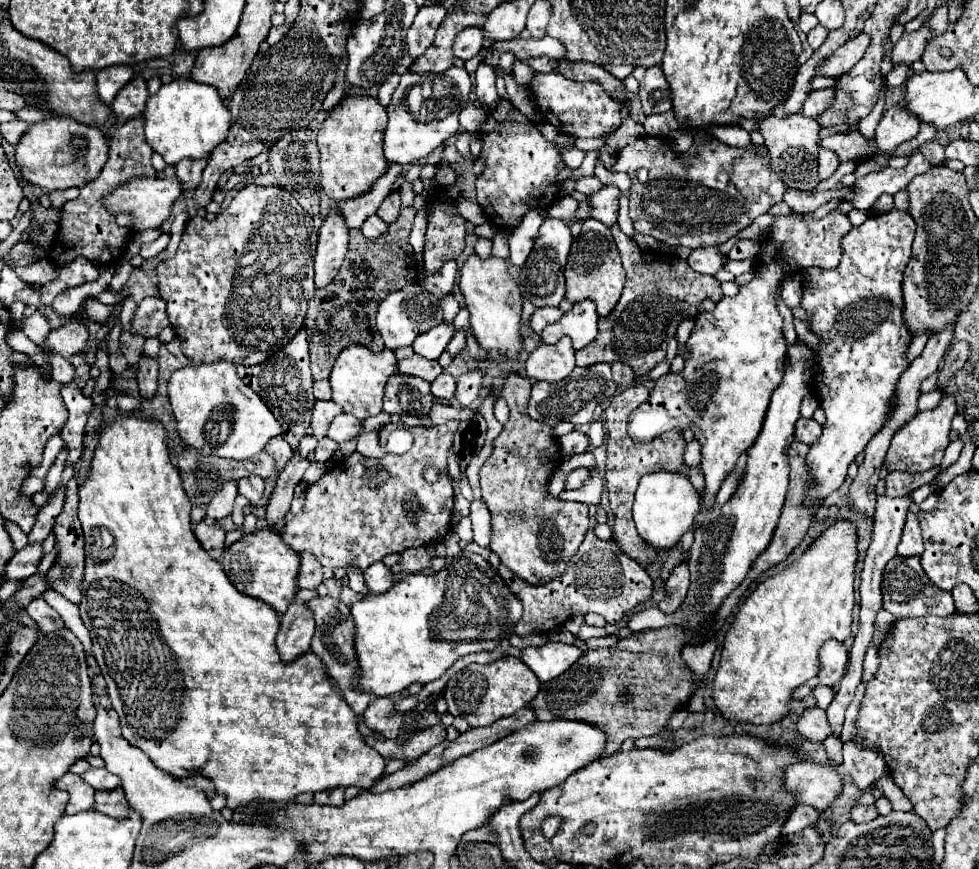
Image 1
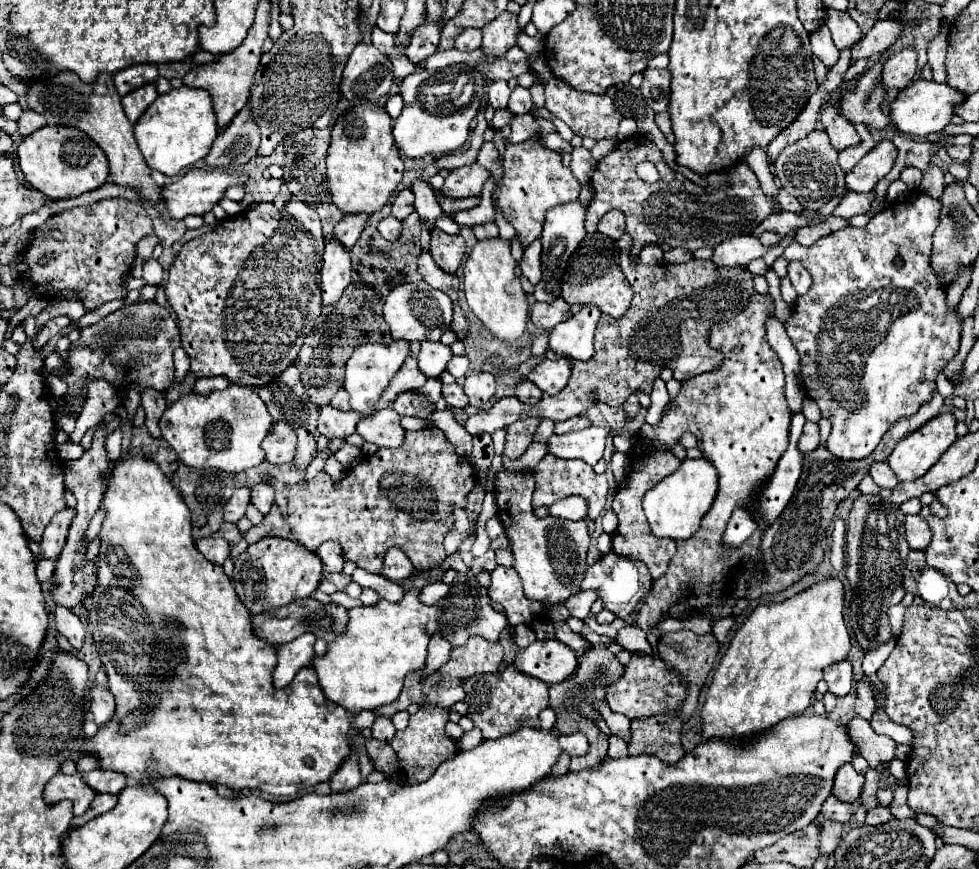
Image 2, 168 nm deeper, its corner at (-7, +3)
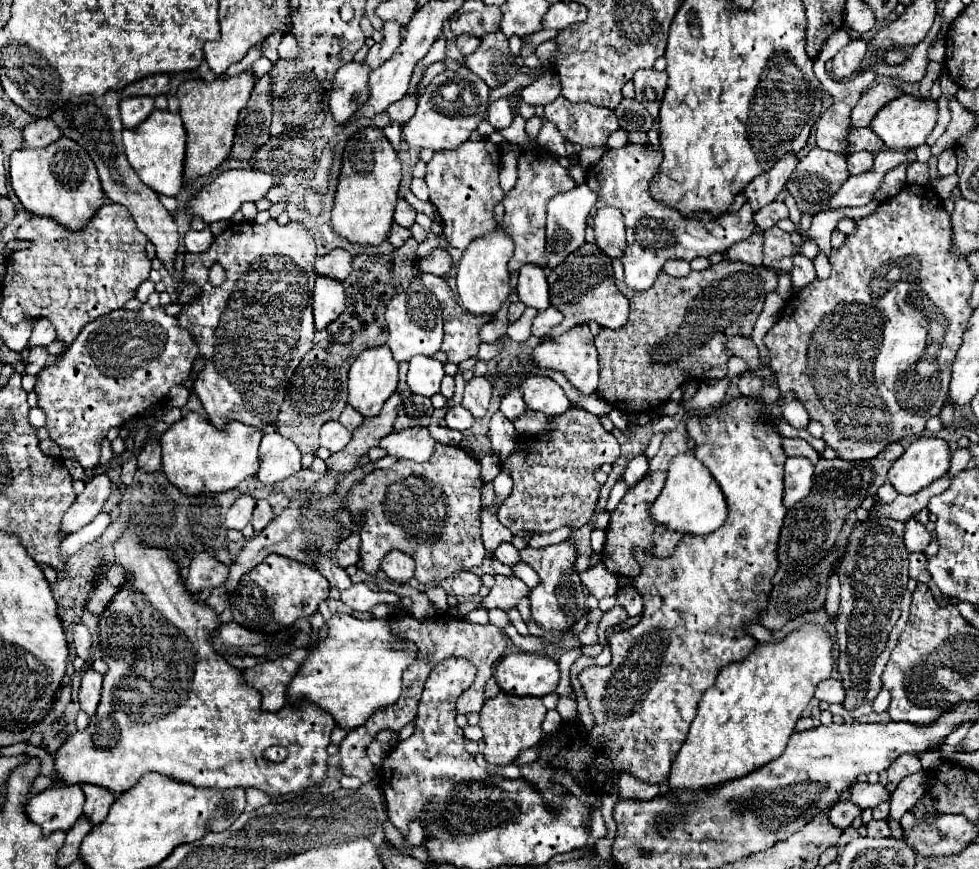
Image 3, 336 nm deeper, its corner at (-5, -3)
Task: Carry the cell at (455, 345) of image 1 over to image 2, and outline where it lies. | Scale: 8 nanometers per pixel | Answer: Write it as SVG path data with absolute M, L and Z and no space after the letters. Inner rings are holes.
M454 356L450 362L448 362L448 366L446 366L446 370L456 378L456 380L460 380L460 378L464 378L464 374L466 374L466 370L468 370L468 358L466 356Z

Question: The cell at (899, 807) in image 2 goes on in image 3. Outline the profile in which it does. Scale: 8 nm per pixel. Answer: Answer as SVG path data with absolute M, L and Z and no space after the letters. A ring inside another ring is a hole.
M924 770L906 776L896 786L896 790L892 792L892 798L890 798L890 816L892 818L900 818L904 812L908 812L908 808L912 808L923 796L928 787L927 782L928 778L926 778Z

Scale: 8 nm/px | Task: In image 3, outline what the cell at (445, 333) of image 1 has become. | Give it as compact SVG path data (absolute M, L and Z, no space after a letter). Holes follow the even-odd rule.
M414 356L410 362L410 370L408 370L408 386L412 394L420 394L420 396L434 396L436 392L440 392L440 382L444 378L444 364L428 358L428 356Z

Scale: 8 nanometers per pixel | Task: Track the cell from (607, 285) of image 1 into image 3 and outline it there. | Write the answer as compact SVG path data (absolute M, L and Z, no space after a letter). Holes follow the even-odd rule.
M584 244L576 252L572 252L562 264L558 264L548 274L548 286L550 286L550 302L564 314L564 322L556 326L550 336L564 334L576 324L584 322L598 322L600 326L618 330L628 320L628 304L622 292L618 292L614 284L614 270L610 258L596 246L596 244Z

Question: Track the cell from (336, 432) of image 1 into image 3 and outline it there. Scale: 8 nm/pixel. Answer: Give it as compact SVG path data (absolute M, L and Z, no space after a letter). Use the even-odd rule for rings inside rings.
M408 428L402 432L392 430L388 436L384 436L378 442L378 448L382 448L388 456L396 458L408 458L416 462L426 462L434 448L434 438L430 436L428 428Z

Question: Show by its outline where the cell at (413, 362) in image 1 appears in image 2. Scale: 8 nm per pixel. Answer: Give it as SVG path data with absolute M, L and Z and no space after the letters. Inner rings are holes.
M406 358L404 366L396 372L396 376L392 378L392 382L386 386L384 394L380 396L380 400L376 402L376 410L382 410L382 408L388 408L396 398L398 394L402 392L410 392L410 390L416 390L420 386L424 386L428 378L424 378L416 366L416 358Z

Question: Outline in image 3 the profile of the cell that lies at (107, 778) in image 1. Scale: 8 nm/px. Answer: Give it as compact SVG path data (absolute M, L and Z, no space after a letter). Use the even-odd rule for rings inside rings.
M82 784L82 790L84 790L84 794L86 794L84 816L88 816L94 824L100 824L100 822L106 818L110 806L112 806L114 800L116 800L114 792L104 790L104 788L98 788L98 786L94 786L94 784L92 784L92 786L90 786L90 784Z

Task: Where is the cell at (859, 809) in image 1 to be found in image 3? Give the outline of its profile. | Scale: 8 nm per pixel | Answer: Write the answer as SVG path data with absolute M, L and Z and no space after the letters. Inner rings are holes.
M870 820L866 824L868 828L868 836L870 838L882 838L882 836L890 836L890 826L886 820Z

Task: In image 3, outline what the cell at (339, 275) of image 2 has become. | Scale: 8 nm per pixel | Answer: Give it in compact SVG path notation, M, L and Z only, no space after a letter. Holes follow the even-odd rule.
M318 276L312 292L312 308L316 330L322 330L326 324L336 320L346 308L344 282L330 280L330 276Z

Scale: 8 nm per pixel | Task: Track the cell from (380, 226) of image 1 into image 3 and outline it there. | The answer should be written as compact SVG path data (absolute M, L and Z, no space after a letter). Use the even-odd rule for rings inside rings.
M394 222L392 228L390 228L388 240L390 240L390 244L392 244L394 248L400 248L408 236L410 236L410 230L408 230L408 228L402 228L402 226L398 226L398 224Z

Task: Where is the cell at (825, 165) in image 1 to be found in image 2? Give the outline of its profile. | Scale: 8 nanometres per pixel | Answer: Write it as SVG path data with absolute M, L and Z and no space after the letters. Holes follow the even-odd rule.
M856 126L856 130L860 132L862 142L856 144L856 146L852 146L852 148L846 148L846 150L842 150L842 152L838 154L838 162L840 162L840 166L842 166L844 172L850 172L850 170L876 146L872 134L870 134L864 126Z

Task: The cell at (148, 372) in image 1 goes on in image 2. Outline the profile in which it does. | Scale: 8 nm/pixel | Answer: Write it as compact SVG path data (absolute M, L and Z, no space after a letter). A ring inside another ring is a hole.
M144 390L142 394L142 406L146 410L146 428L150 432L152 438L160 438L160 418L166 410L166 400L162 398L162 392L156 392L156 390Z

